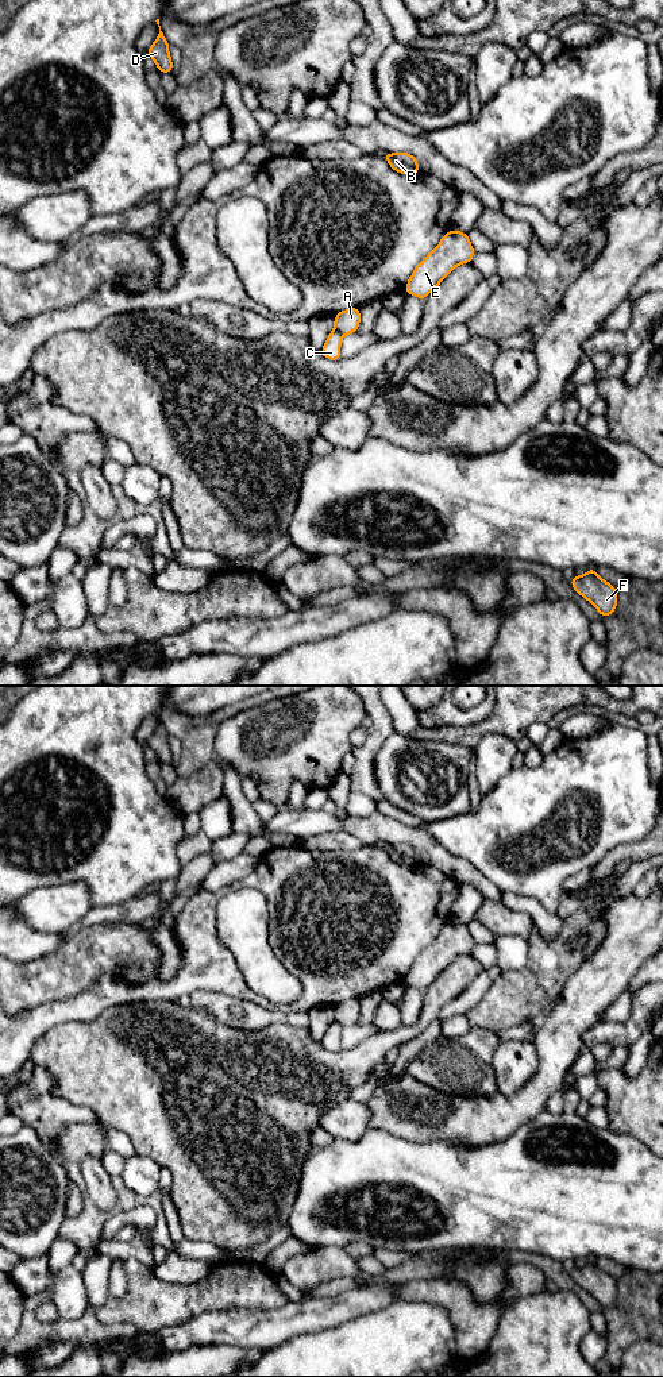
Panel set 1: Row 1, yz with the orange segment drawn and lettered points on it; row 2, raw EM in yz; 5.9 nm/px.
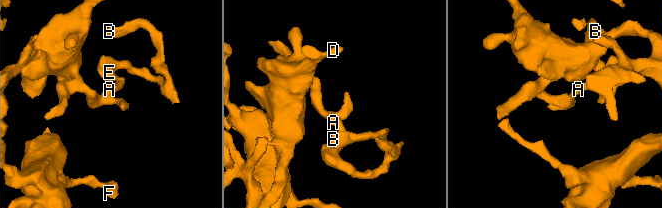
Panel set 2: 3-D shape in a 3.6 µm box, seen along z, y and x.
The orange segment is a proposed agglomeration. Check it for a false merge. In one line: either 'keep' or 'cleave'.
cleave

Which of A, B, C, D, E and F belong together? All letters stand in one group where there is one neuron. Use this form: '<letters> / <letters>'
A B E / C D F

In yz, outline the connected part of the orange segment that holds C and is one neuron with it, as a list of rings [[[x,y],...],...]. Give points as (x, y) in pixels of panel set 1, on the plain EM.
[[[334,1021],[325,1031],[321,1040],[321,1045],[329,1052],[339,1052],[342,1049],[340,1034],[342,1026],[336,1021]]]

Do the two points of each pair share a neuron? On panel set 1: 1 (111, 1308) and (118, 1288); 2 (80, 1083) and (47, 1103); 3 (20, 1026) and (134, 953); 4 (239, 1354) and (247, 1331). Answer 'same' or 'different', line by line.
1: different
2: different
3: different
4: different

